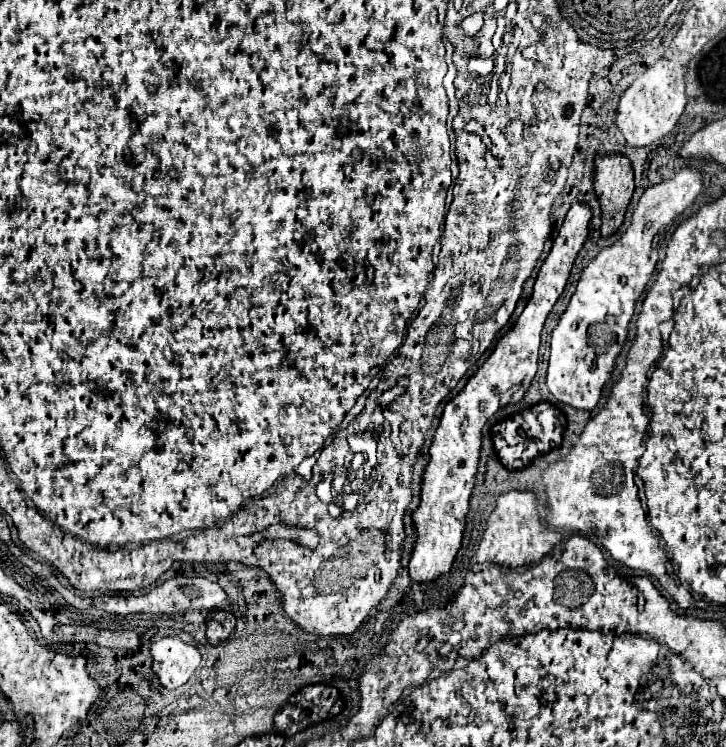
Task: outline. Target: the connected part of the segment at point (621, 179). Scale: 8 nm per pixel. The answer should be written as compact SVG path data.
M597 153L593 189L601 205L601 235L613 235L623 223L635 183L631 161L623 155Z

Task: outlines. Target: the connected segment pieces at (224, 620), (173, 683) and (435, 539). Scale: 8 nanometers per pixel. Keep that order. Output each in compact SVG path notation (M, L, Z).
M217 609L205 617L205 625L207 625L207 641L211 645L219 645L235 629L235 617L229 611Z
M163 637L153 643L153 673L165 689L177 689L187 683L199 667L201 655L197 647L183 643L179 637Z
M575 203L569 209L553 241L553 249L545 259L545 263L541 265L533 295L527 307L523 309L523 313L519 315L517 323L499 339L495 351L467 381L463 391L445 405L429 449L431 459L421 479L421 501L419 501L419 507L411 513L413 527L419 535L415 539L413 553L409 559L409 577L413 581L433 581L439 575L449 573L453 565L453 559L461 547L465 515L469 509L469 497L475 485L475 473L477 473L479 451L481 451L481 427L489 421L493 413L497 413L499 395L503 391L513 387L515 393L511 401L521 401L521 397L529 389L537 371L537 351L539 351L539 335L541 335L543 323L551 307L555 305L555 301L565 289L573 261L587 239L589 221L591 221L591 211L585 203Z

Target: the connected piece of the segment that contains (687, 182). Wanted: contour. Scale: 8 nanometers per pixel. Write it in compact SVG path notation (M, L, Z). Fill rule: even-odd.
M685 167L673 179L645 189L633 211L629 229L583 269L575 295L551 335L547 387L557 401L575 409L595 409L611 377L615 359L627 341L635 301L656 270L659 258L658 252L653 251L653 237L661 227L671 225L677 215L685 213L699 193L701 173L693 167Z

